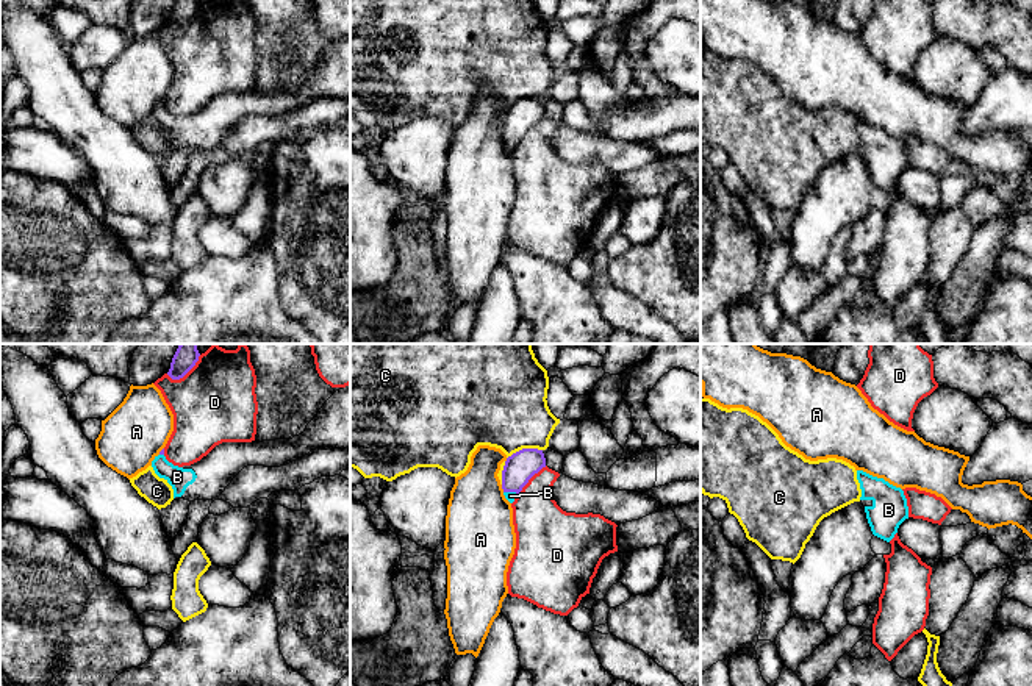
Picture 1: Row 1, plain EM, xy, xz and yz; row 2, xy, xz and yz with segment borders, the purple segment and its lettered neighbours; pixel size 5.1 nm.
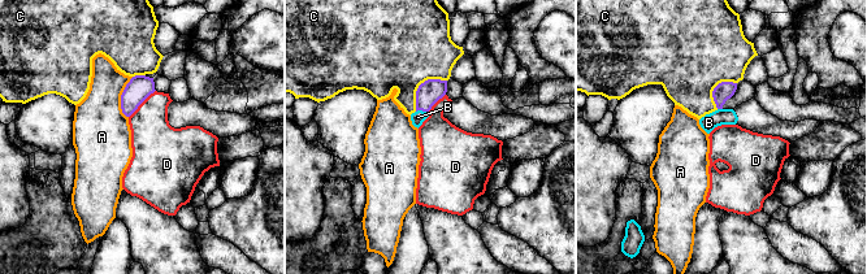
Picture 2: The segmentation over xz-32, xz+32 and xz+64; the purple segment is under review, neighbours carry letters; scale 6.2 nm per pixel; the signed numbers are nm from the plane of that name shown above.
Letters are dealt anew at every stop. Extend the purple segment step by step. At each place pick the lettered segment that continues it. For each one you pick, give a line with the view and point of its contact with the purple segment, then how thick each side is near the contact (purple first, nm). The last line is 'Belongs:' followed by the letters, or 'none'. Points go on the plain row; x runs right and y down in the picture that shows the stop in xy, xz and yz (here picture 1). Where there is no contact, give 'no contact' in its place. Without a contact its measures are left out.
B: contact xz (510, 141); calibres 160 and 50 nm
Belongs: B

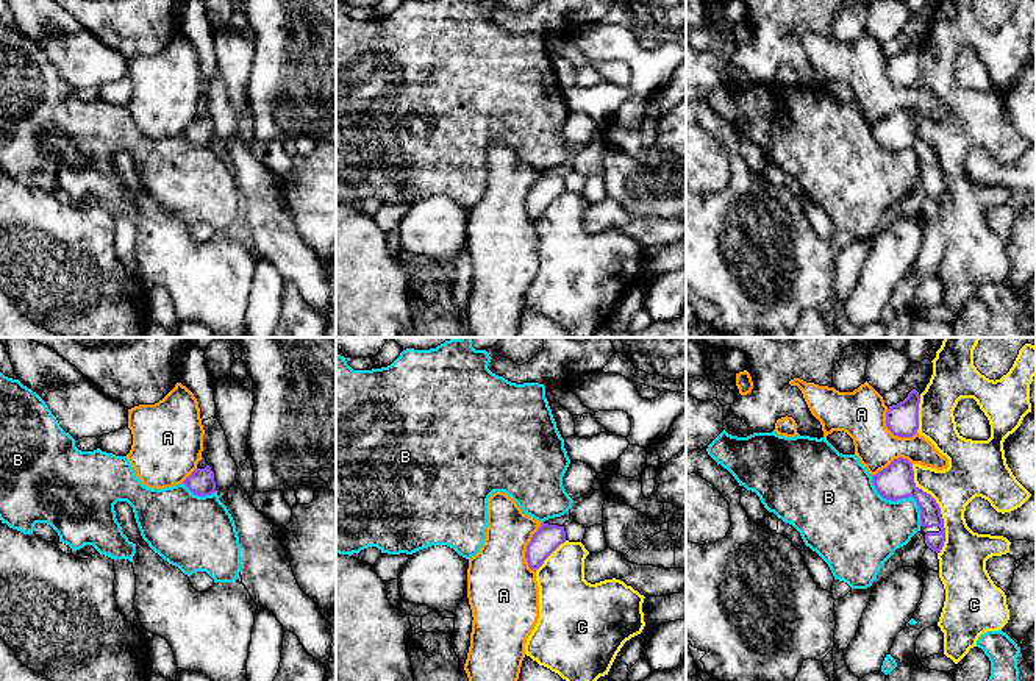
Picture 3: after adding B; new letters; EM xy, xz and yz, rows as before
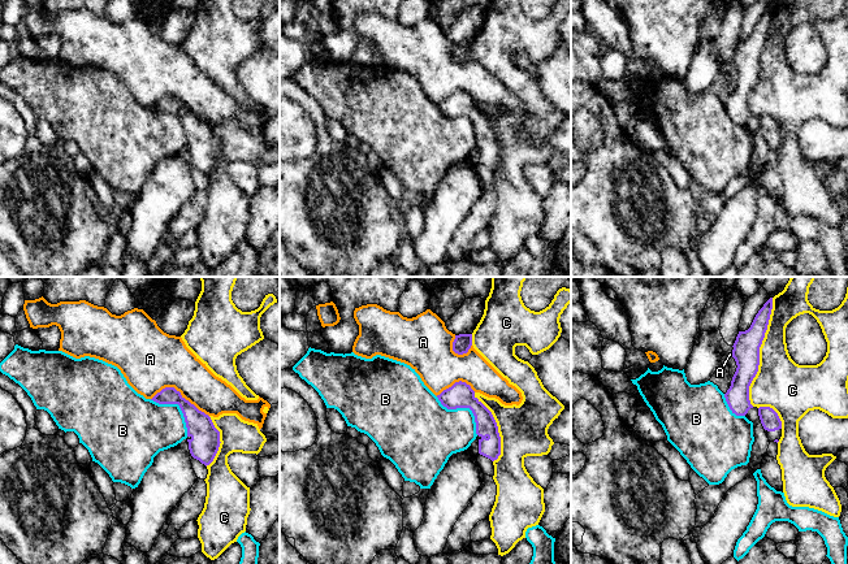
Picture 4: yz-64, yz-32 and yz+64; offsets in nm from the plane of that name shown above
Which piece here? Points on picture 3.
Belongs: none

